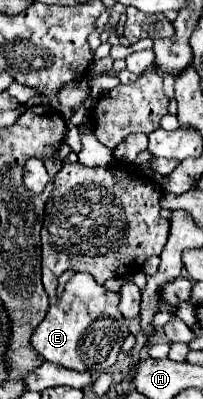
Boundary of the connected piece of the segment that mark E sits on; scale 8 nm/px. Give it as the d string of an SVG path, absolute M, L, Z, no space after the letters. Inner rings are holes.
M76 273L62 293L62 297L50 305L44 321L32 335L32 347L52 363L58 363L76 371L90 371L94 375L106 371L116 363L124 339L130 335L126 319L118 311L118 295L100 287L92 275Z

